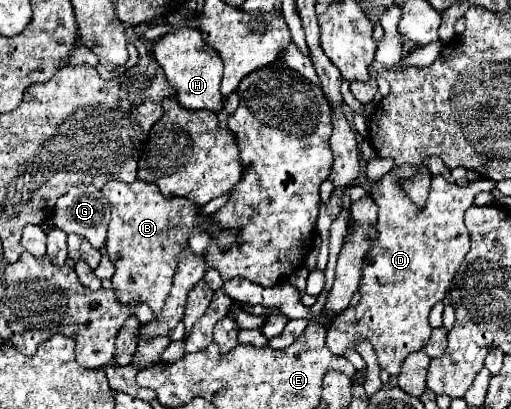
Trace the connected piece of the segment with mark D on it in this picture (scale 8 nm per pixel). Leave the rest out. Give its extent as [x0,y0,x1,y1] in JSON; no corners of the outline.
[327,166,495,376]

